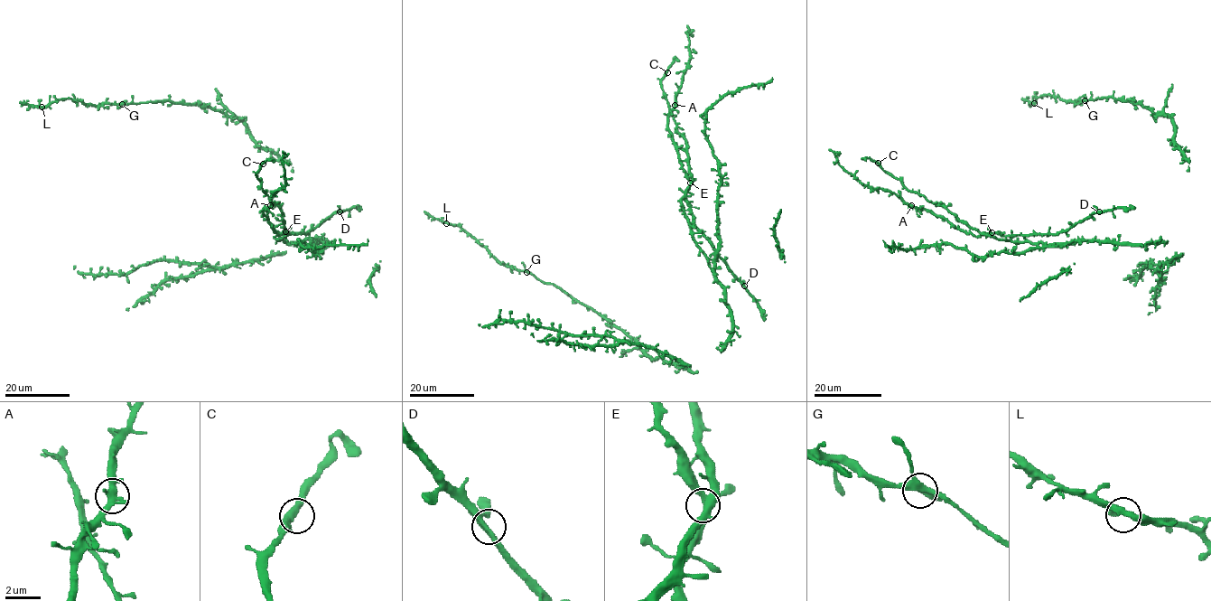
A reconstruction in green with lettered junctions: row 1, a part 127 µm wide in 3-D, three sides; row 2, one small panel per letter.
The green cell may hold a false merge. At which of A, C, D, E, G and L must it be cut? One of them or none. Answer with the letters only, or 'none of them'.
none of them

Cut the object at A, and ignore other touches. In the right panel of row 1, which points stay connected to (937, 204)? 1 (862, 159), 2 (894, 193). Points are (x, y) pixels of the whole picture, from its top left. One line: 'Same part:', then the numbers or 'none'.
Same part: 1

